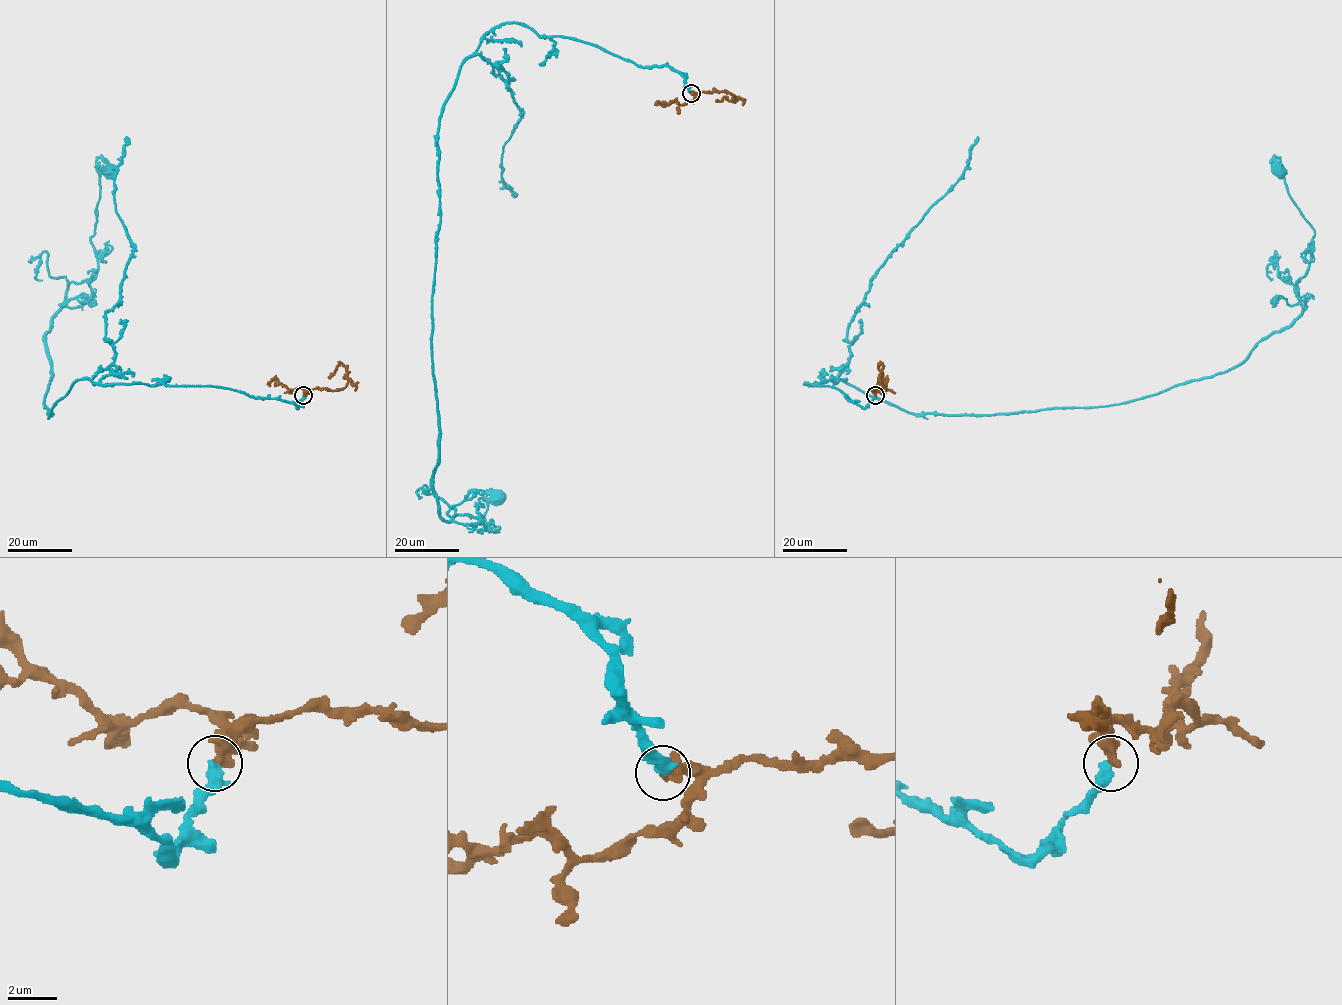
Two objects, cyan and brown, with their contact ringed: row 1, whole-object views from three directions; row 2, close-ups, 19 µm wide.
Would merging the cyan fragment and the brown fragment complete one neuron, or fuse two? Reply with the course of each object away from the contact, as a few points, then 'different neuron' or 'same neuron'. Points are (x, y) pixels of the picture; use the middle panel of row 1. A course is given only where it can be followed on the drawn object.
cyan via (691, 93), (667, 66), (516, 23), (460, 68), (437, 138), (433, 489), (481, 533), (496, 498) | brown via (691, 93), (729, 92), (735, 97), (730, 102), (725, 97), (721, 101), (717, 99) | same neuron

